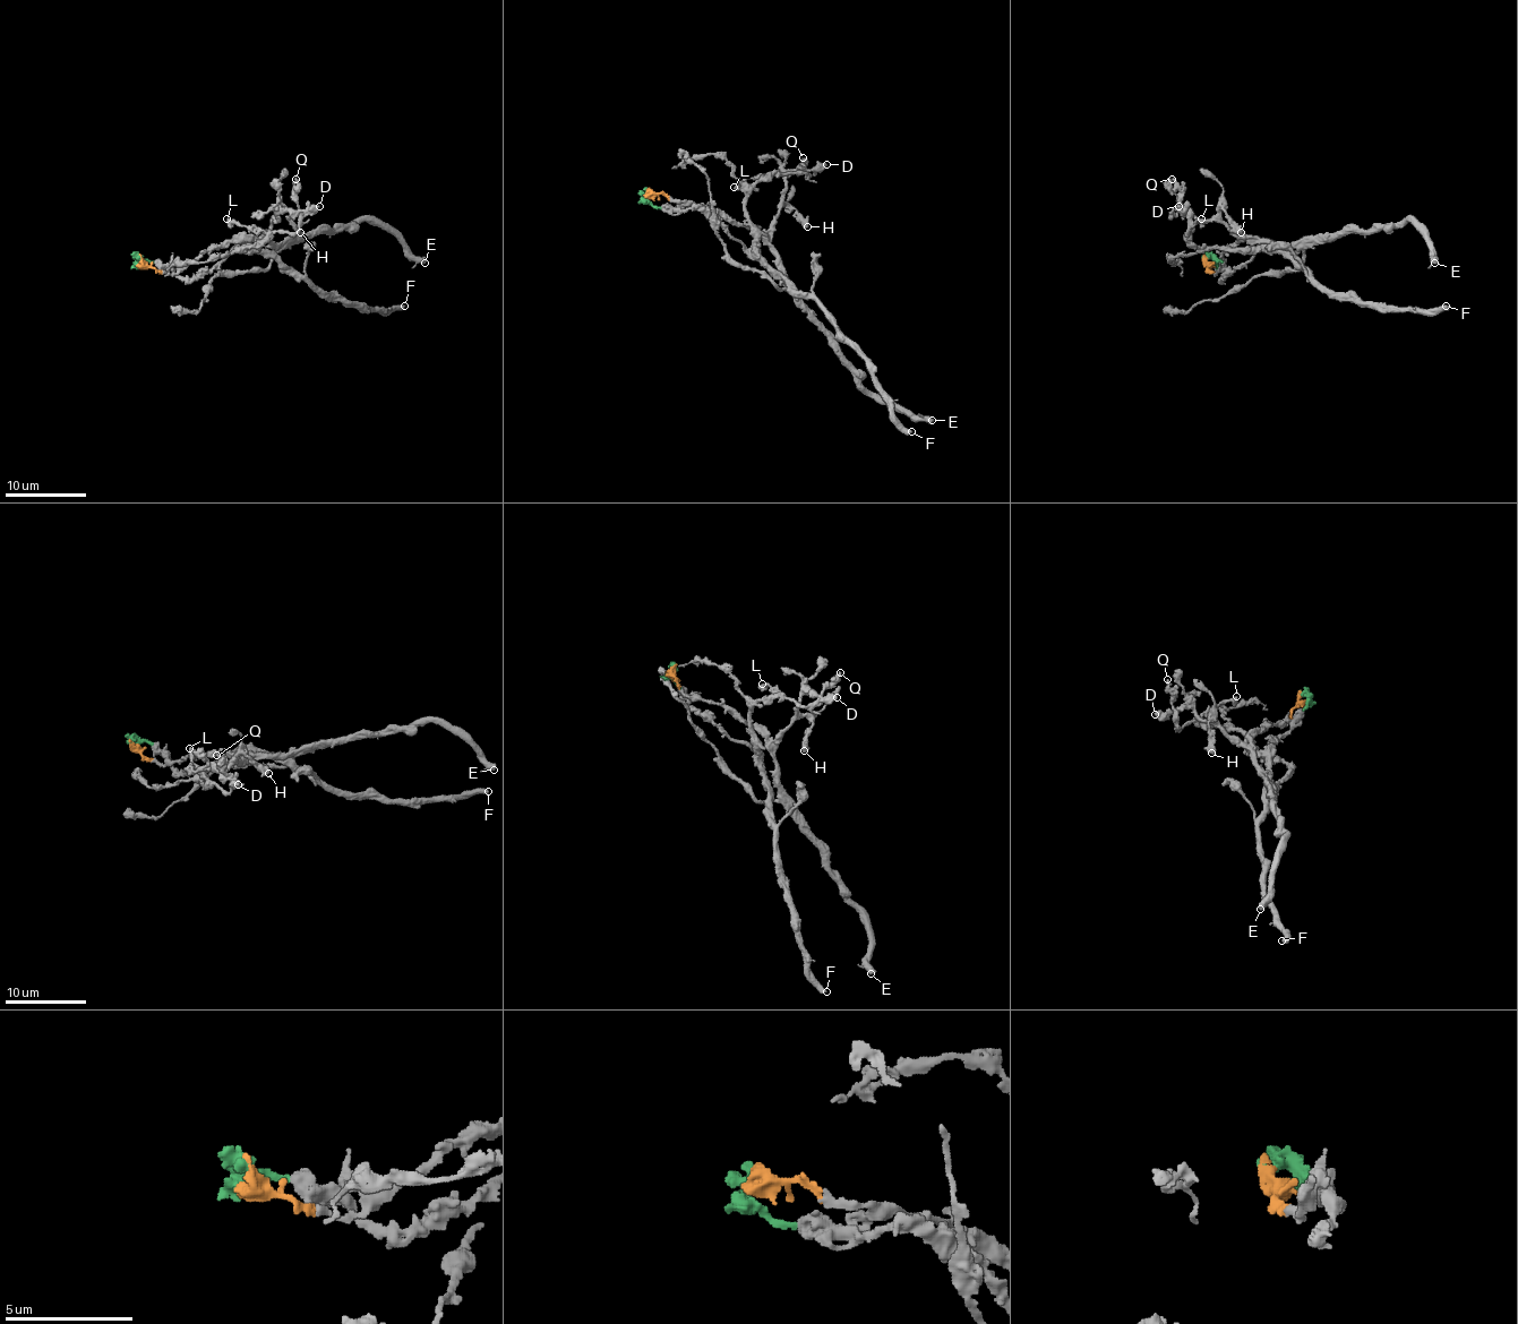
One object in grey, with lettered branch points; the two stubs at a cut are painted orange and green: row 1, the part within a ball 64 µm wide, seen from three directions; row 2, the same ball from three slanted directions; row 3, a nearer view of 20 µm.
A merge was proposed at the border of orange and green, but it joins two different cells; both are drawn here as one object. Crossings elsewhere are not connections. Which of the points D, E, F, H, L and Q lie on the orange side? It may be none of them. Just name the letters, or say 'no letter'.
D, E, H

